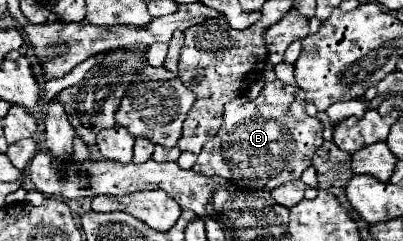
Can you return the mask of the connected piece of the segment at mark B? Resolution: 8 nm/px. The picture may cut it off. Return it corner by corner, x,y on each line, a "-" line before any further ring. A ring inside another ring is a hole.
267,63
262,72
264,87
256,99
236,97
224,105
224,121
220,131
216,133
216,139
210,139
204,143
196,165
192,167
198,173
204,173
208,177
224,177
232,183
238,183
242,189
264,189
272,191
274,187
280,187
288,181
300,179
304,169
310,165
312,155
322,145
322,123
318,119
312,119
306,111
306,97
300,87
292,87
278,80
274,73
274,66

